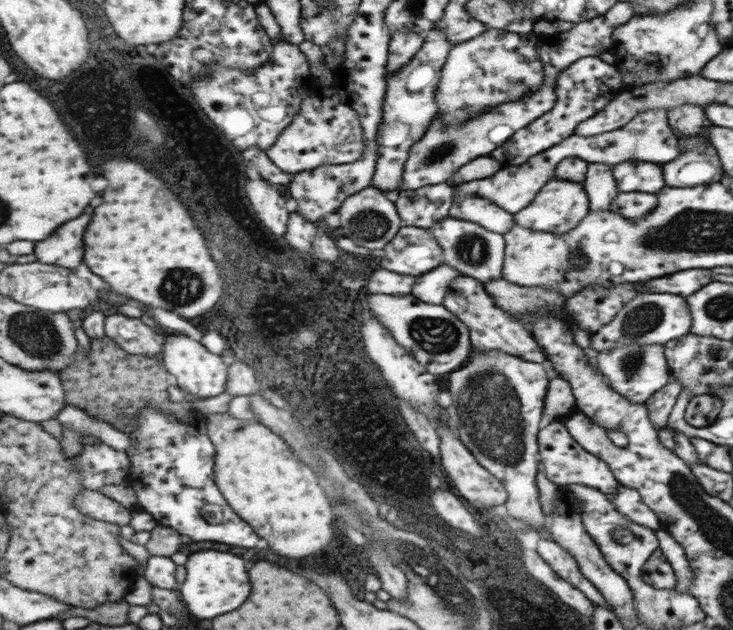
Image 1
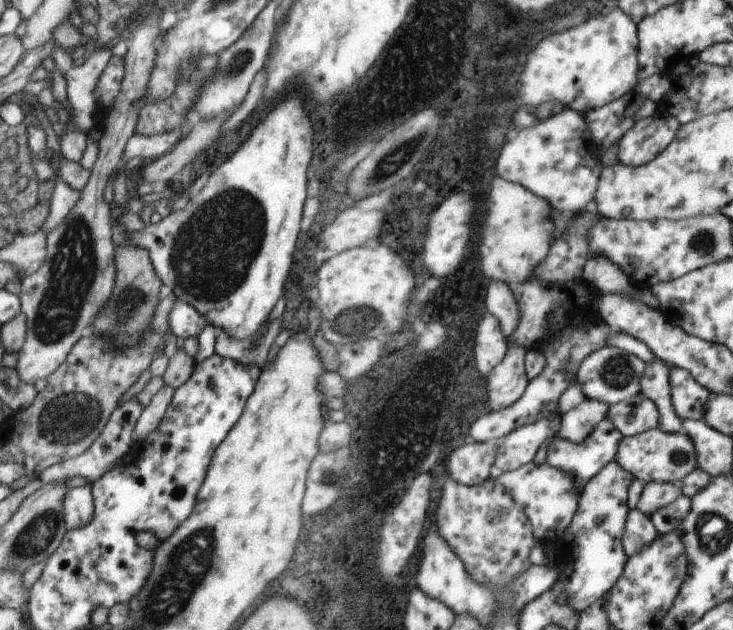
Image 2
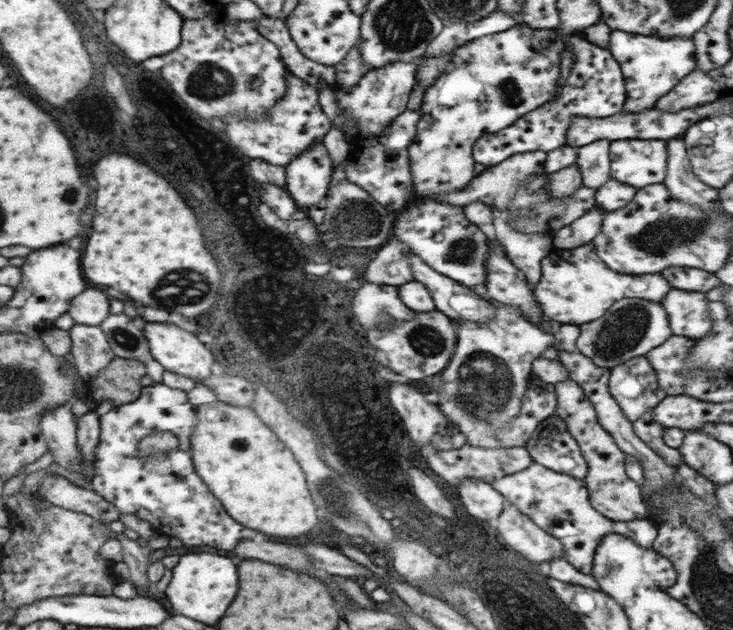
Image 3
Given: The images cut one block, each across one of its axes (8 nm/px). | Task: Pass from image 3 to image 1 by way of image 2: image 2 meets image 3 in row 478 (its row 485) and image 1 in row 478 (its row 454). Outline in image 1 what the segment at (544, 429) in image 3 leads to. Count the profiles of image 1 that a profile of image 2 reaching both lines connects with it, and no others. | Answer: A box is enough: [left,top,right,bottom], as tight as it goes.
[539,420,619,496]

